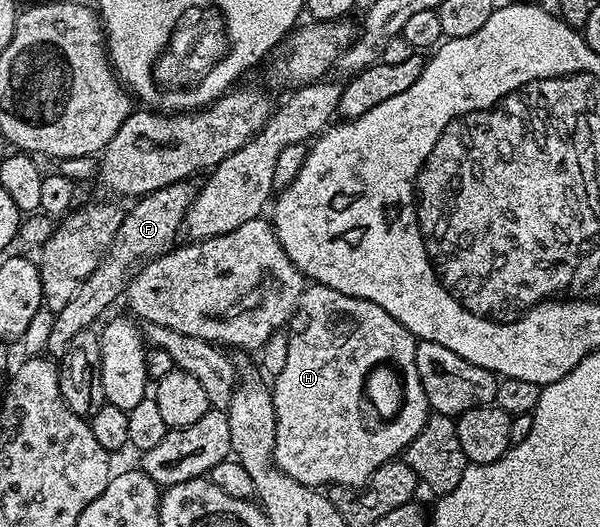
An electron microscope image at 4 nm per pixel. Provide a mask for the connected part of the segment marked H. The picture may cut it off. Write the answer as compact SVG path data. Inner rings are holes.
M308 284L304 288L299 307L289 322L291 334L287 337L287 354L283 357L283 366L273 380L273 407L277 415L277 439L275 440L275 465L285 475L297 479L297 483L312 487L358 487L365 485L373 474L386 463L396 460L406 449L407 444L417 436L421 427L425 427L429 416L429 406L425 399L425 387L421 387L421 375L417 375L417 338L405 328L389 311L377 307L377 303L369 303L365 299L357 299L349 295L341 295L341 291L333 291L327 285Z

